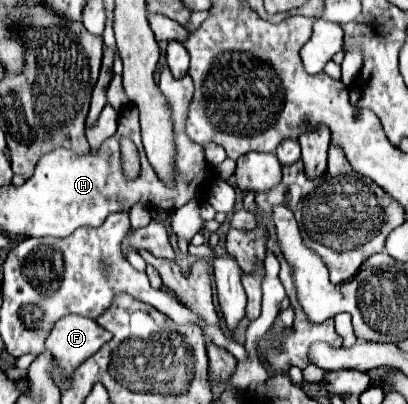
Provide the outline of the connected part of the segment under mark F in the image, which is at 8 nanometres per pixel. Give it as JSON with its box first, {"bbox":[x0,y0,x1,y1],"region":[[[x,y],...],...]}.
{"bbox":[45,314,111,376],"region":[[[71,314],[55,324],[45,348],[57,360],[59,370],[65,376],[71,376],[71,372],[107,340],[111,340],[111,334],[95,320]]]}

